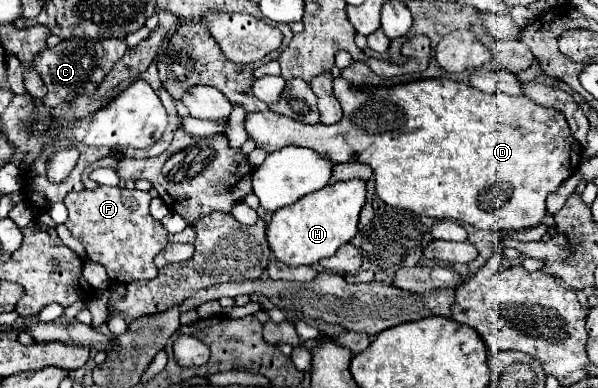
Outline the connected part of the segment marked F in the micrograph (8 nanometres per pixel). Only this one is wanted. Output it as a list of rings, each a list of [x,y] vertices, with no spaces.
[[[122,186],[70,192],[64,198],[68,208],[66,228],[84,244],[88,258],[106,268],[112,282],[128,284],[134,280],[152,280],[158,274],[152,260],[166,246],[168,232],[164,232],[164,226],[150,216],[150,200],[152,196],[148,192],[128,190]]]

